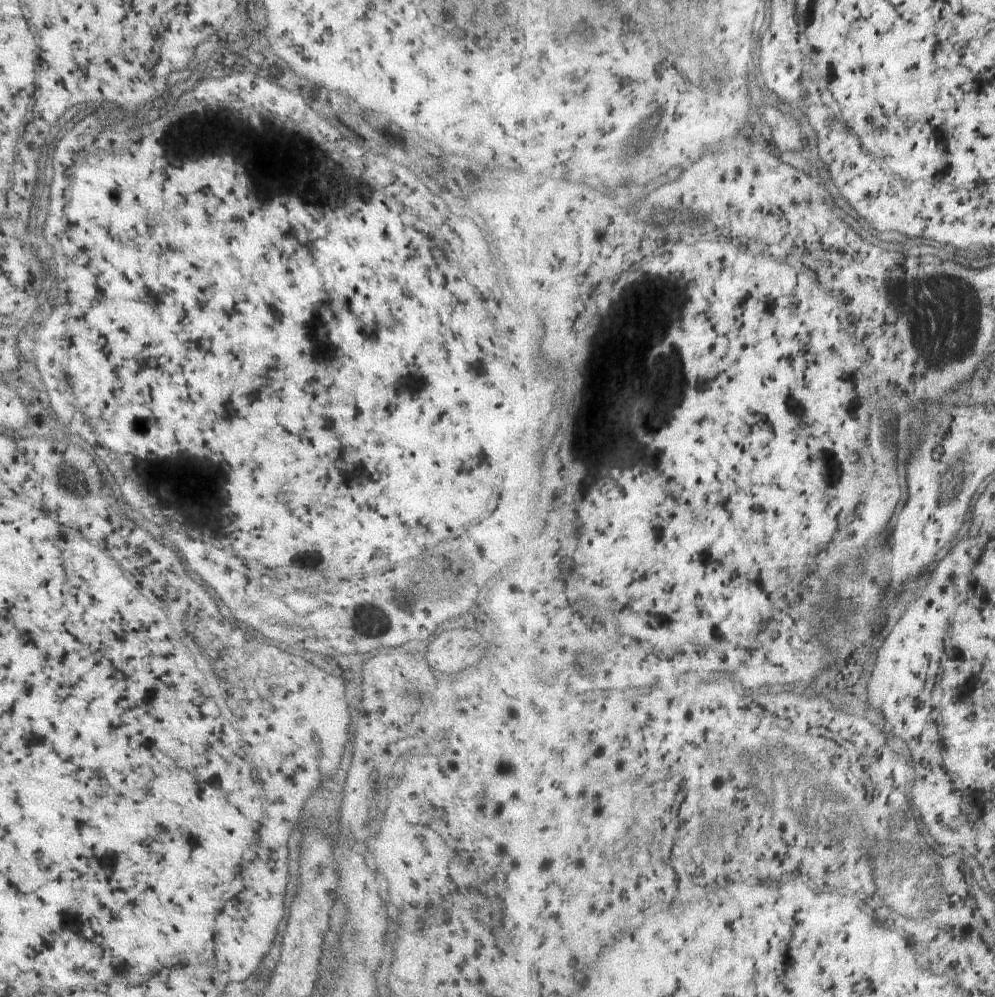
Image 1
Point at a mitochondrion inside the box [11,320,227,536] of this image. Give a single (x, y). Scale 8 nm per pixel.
(70, 481)

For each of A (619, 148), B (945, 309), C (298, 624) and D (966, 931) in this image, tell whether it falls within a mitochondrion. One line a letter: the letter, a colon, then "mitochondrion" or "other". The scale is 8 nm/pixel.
A: mitochondrion
B: mitochondrion
C: mitochondrion
D: other

